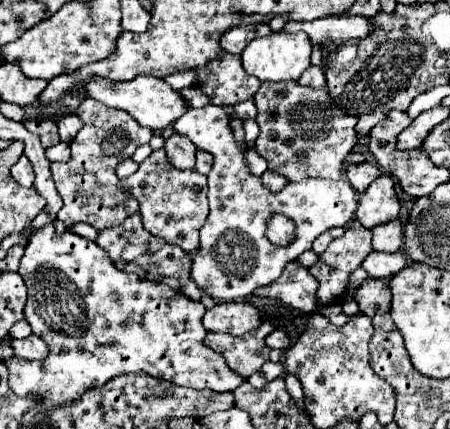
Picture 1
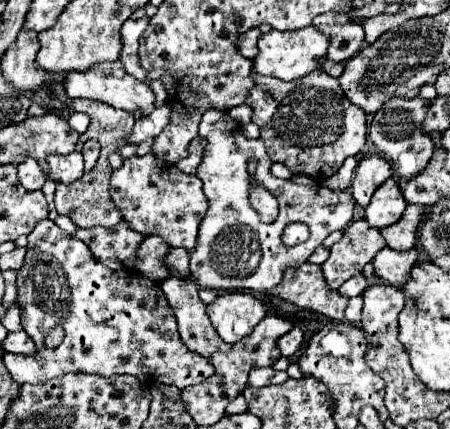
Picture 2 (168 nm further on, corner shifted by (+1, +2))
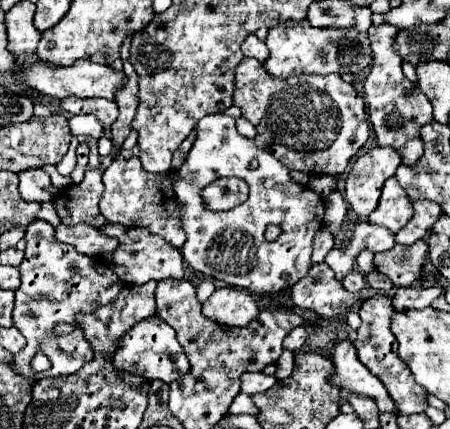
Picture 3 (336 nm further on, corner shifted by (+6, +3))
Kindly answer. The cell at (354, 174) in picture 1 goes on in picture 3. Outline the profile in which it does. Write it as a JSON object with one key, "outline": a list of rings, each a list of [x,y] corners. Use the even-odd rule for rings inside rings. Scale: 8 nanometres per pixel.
{"outline":[[[373,148],[359,156],[345,182],[345,198],[353,212],[367,218],[377,206],[383,182],[401,166],[401,156],[389,148]]]}

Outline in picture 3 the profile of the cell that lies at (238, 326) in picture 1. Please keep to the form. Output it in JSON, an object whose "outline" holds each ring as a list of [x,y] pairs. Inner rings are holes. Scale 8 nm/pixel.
{"outline":[[[221,286],[209,296],[209,300],[203,302],[203,316],[227,330],[233,330],[253,322],[253,318],[259,316],[259,306],[249,292],[241,288]]]}

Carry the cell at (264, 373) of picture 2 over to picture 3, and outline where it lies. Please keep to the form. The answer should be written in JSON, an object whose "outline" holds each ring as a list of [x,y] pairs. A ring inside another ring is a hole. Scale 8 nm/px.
{"outline":[[[245,372],[241,376],[241,392],[251,396],[251,394],[257,394],[257,392],[269,390],[275,382],[277,382],[275,376],[269,376],[269,374],[263,374],[263,372]]]}

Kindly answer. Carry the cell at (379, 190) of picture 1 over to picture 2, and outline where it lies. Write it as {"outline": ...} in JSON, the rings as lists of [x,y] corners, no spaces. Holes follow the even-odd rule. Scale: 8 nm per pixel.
{"outline":[[[388,179],[378,187],[374,193],[370,205],[366,207],[366,221],[370,227],[388,227],[396,223],[404,209],[406,209],[406,199],[402,199],[402,191],[394,179]]]}

